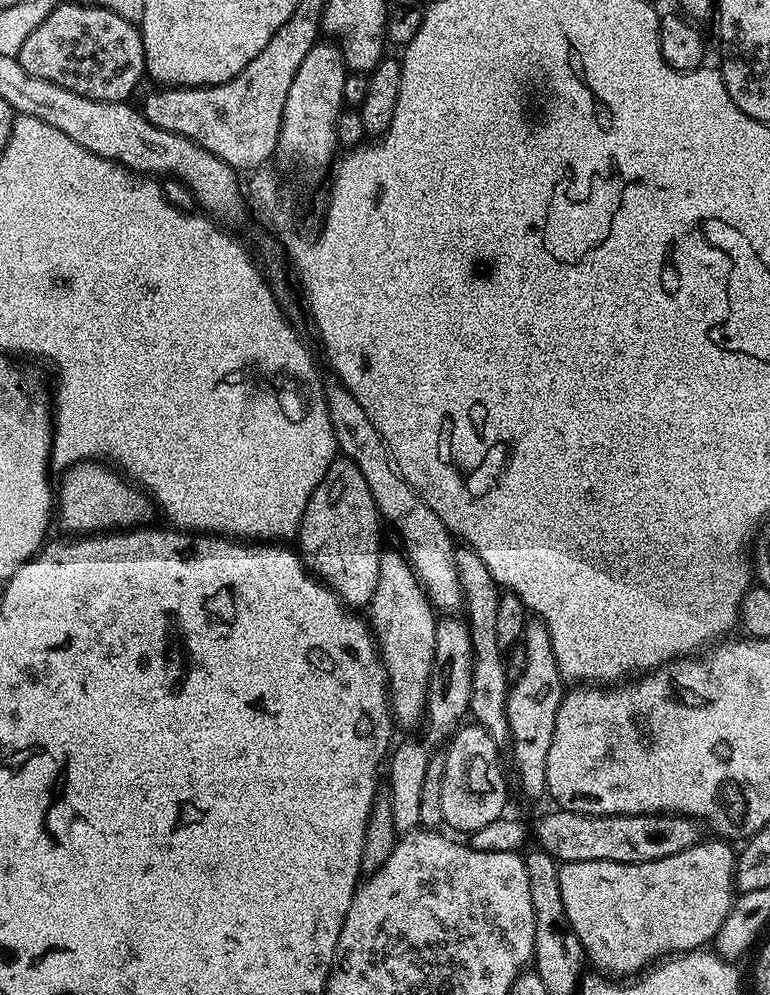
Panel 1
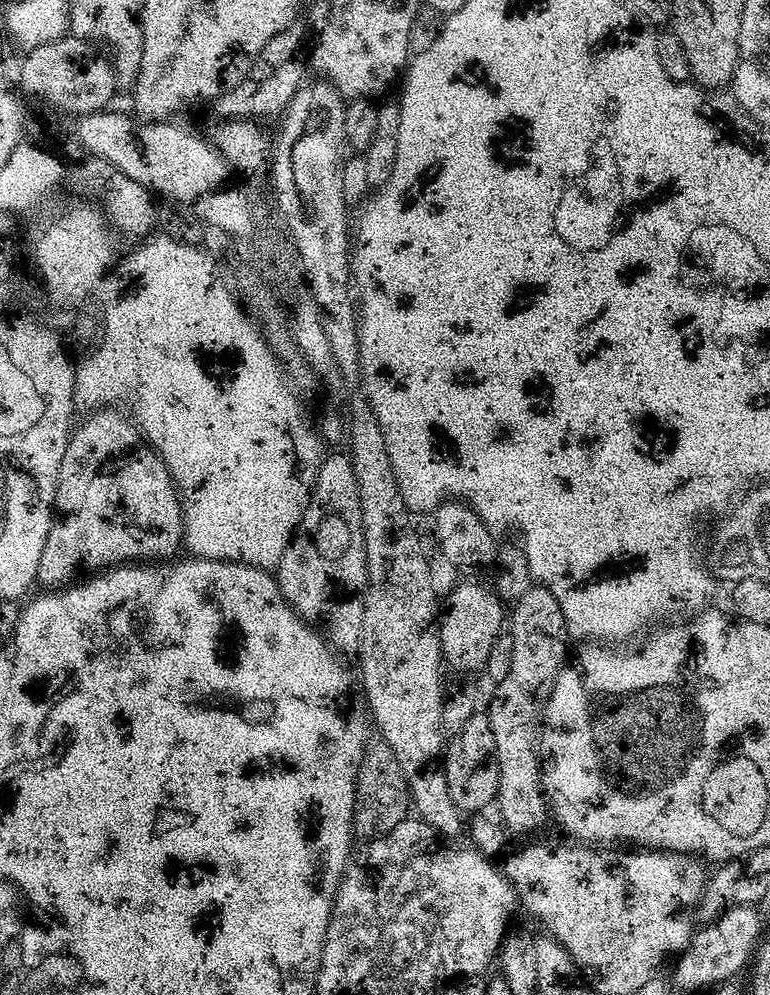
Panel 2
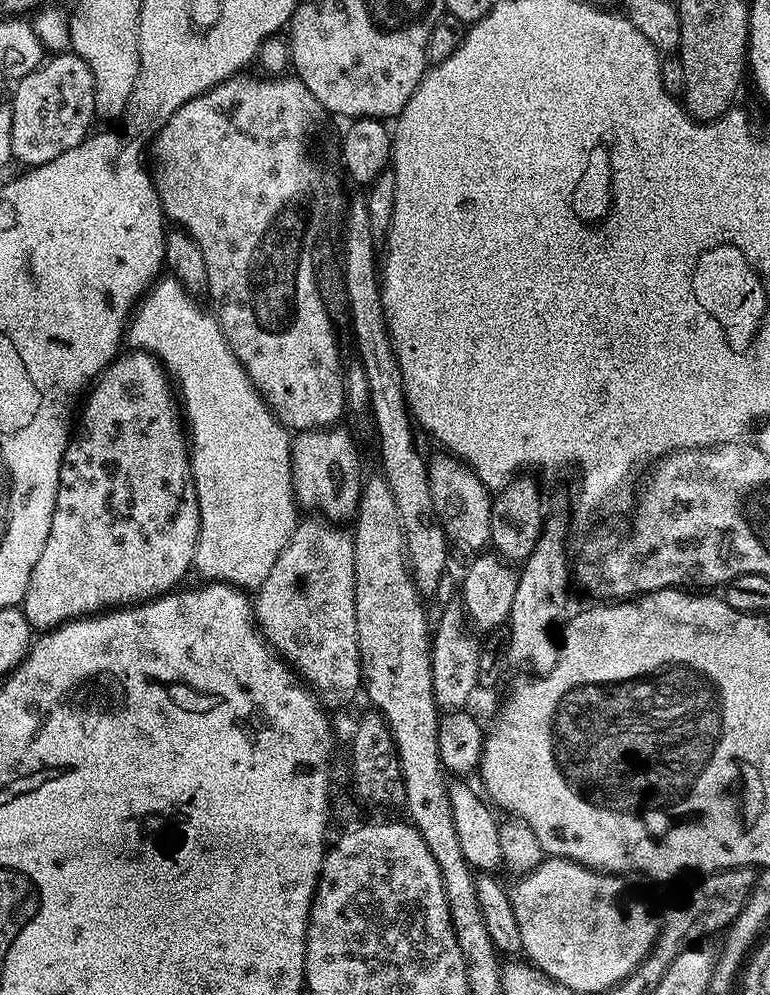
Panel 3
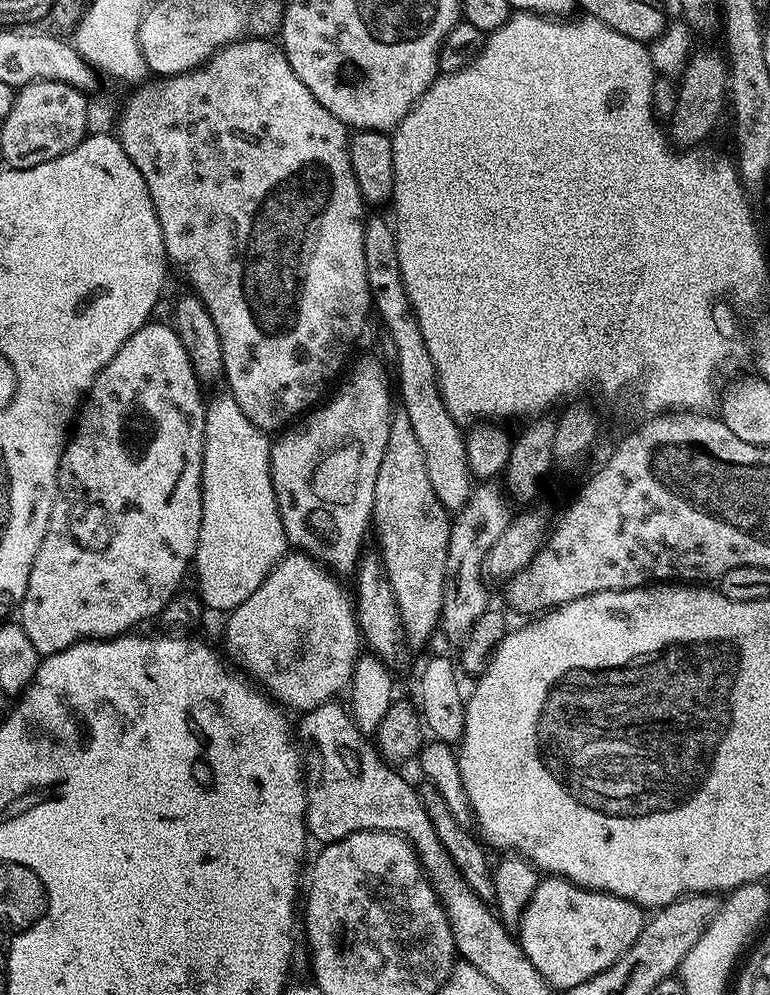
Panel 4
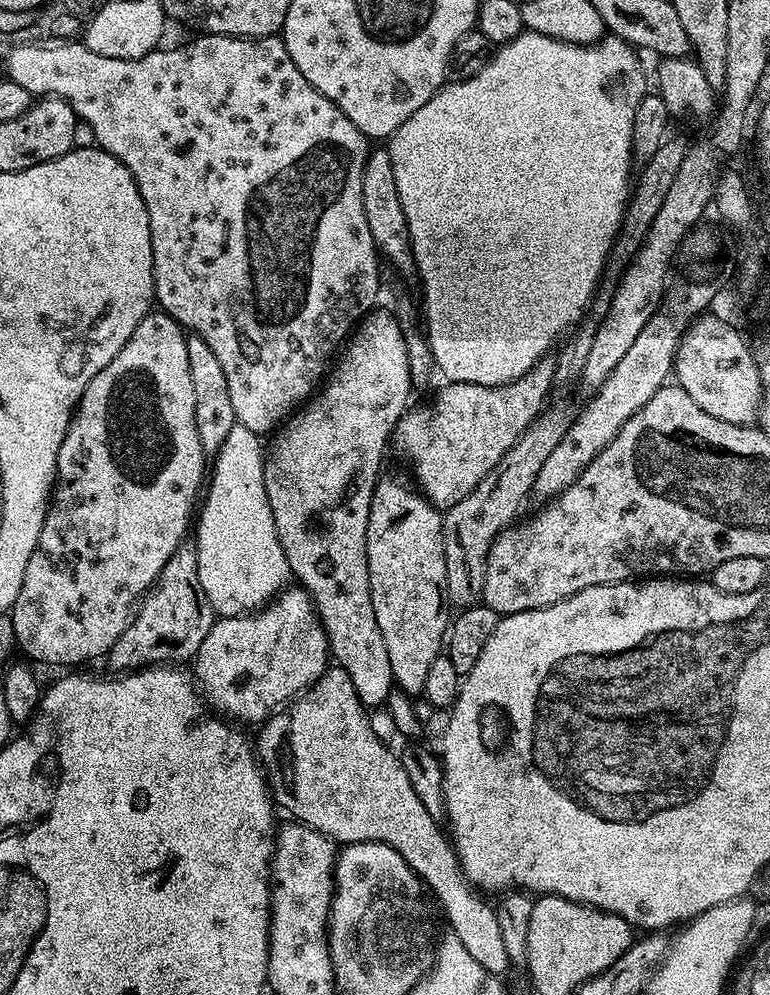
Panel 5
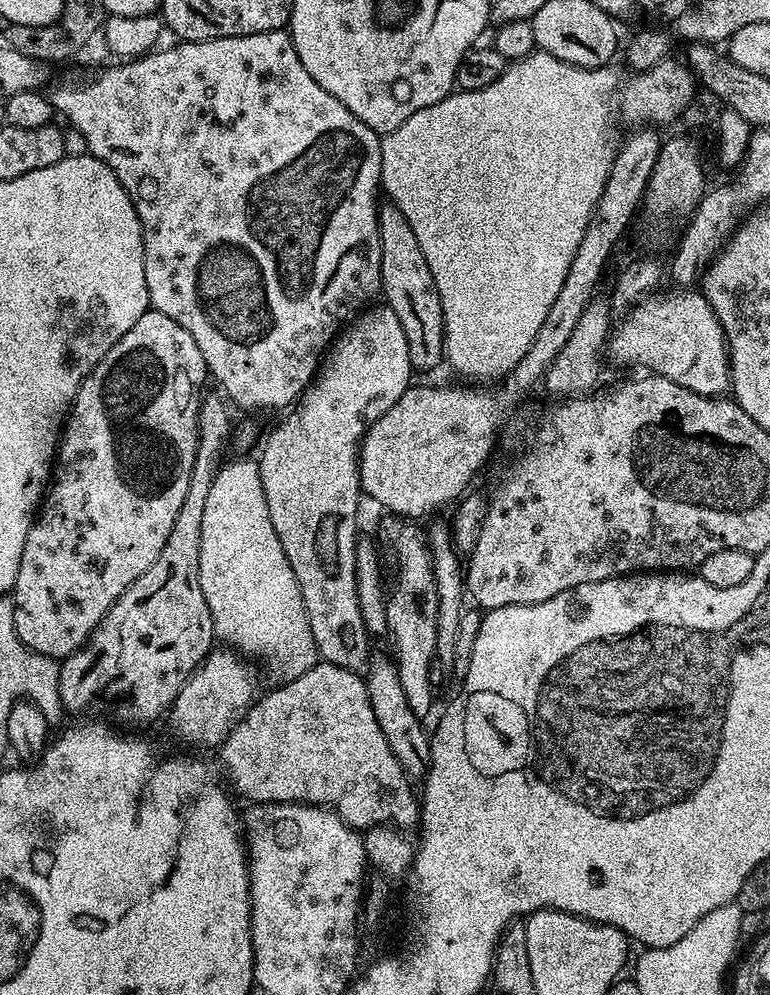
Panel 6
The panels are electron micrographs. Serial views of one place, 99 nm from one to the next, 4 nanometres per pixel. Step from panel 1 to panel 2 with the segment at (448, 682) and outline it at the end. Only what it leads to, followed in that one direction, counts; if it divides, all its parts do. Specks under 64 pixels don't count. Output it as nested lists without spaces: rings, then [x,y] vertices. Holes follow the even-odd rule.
[[[460,584],[457,586],[456,589],[453,590],[452,593],[449,594],[448,597],[443,597],[442,600],[442,611],[439,613],[438,616],[438,623],[440,625],[440,655],[442,657],[443,663],[445,665],[448,664],[450,667],[453,668],[456,672],[476,672],[479,670],[480,667],[483,666],[484,663],[487,662],[488,659],[492,656],[492,647],[496,644],[496,639],[500,636],[500,631],[505,631],[506,628],[506,605],[503,600],[500,599],[499,596],[496,595],[495,591],[491,587],[483,588],[480,584]]]

